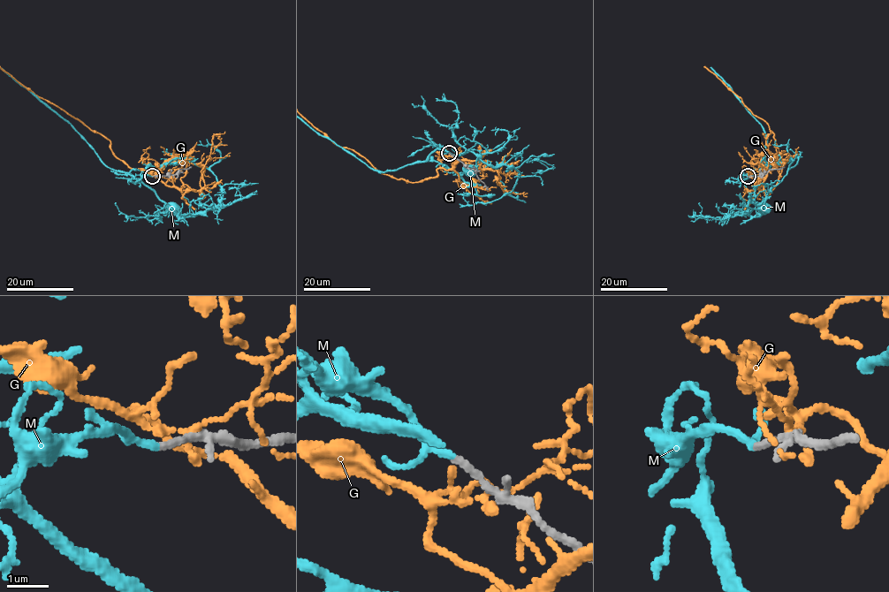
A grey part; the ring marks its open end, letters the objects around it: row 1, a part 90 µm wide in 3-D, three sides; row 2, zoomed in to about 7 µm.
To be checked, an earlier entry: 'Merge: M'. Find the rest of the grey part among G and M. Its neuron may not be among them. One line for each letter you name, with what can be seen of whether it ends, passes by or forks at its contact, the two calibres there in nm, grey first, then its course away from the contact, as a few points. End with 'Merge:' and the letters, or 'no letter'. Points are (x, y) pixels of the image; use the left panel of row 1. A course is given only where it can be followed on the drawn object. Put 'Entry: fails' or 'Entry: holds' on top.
Entry: holds
M: It passes by. Thickness 150 nm (grey) against 120 nm. Its course: (152, 176), (143, 176), (141, 180), (179, 217), (179, 213), (172, 208)
Merge: M

